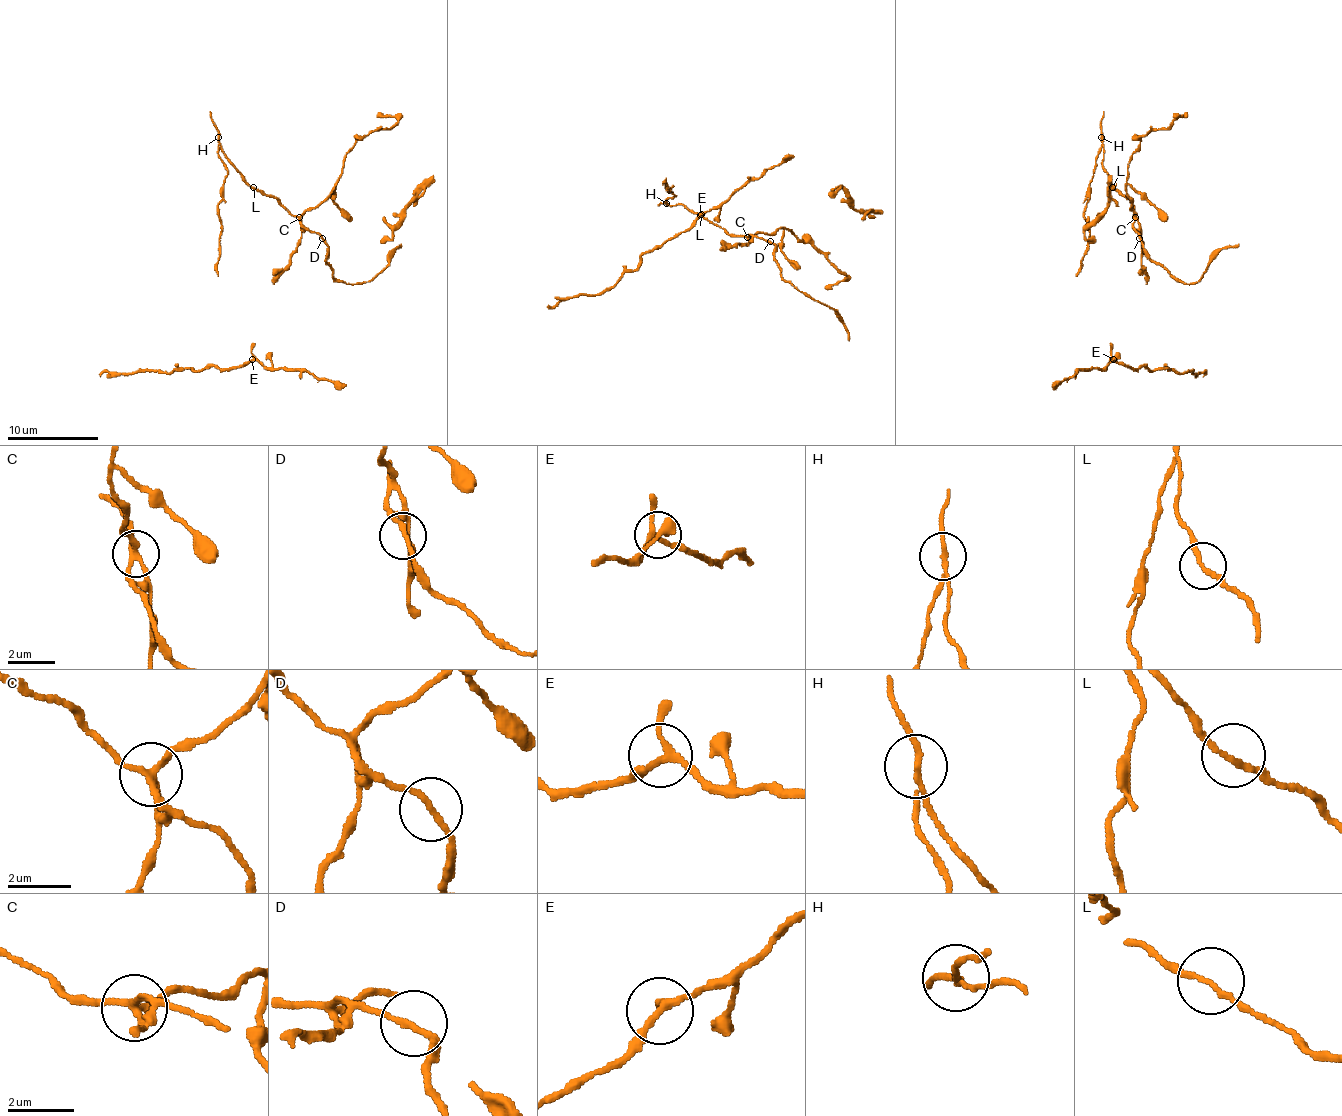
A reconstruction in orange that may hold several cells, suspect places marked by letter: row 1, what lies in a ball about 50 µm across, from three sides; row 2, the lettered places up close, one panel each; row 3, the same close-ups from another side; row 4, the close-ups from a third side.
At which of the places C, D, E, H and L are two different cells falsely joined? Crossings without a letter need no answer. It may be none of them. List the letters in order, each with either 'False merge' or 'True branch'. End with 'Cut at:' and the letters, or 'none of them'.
C: False merge
D: True branch
E: True branch
H: False merge
L: True branch
Cut at: C, H

